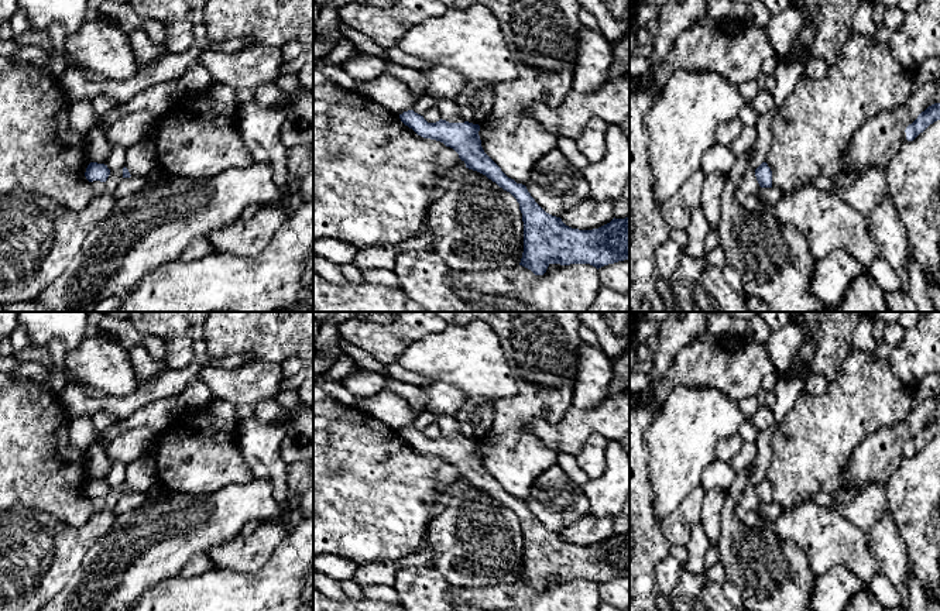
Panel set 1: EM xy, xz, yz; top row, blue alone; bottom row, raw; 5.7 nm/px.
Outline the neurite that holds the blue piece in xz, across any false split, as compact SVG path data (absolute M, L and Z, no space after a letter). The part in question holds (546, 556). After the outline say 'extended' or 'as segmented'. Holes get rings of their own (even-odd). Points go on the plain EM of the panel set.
M414 426L404 428L399 435L418 452L453 464L466 484L486 491L517 515L524 538L524 569L519 581L535 591L543 591L550 580L590 580L598 586L629 576L629 532L614 533L593 546L572 545L560 533L546 529L525 501L508 494L484 468L478 440L449 439L442 435L428 439Z | as segmented

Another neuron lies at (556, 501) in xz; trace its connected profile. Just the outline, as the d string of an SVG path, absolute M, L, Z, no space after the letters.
M558 464L536 478L525 502L535 518L556 533L590 511L582 485L572 481Z

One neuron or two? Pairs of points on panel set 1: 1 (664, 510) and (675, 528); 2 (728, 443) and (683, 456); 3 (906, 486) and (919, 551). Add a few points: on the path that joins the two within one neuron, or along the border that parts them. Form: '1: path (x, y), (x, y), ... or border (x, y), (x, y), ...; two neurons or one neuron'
1: border (690, 491), (661, 524); two neurons
2: border (737, 431), (724, 436), (717, 443), (716, 459); two neurons
3: path (915, 501), (919, 535); one neuron

